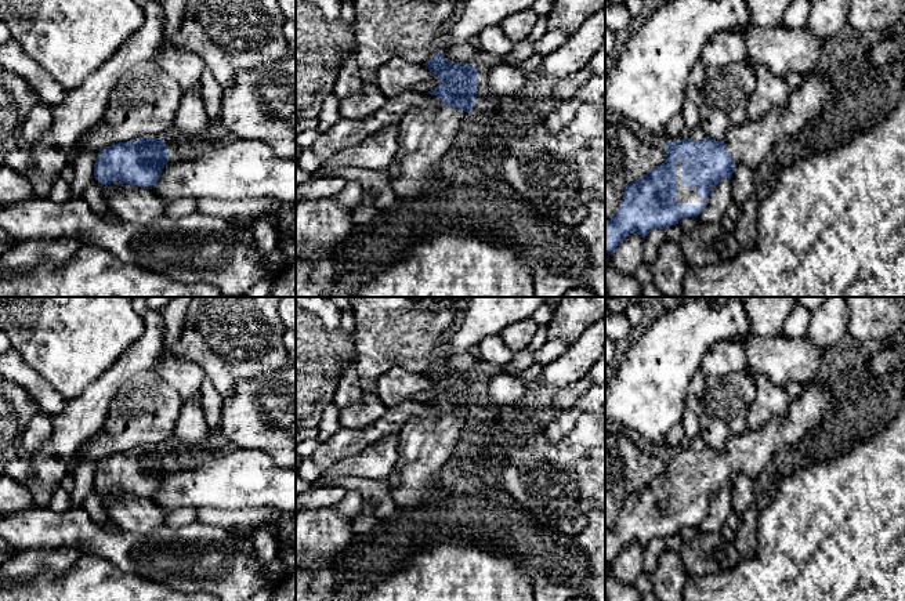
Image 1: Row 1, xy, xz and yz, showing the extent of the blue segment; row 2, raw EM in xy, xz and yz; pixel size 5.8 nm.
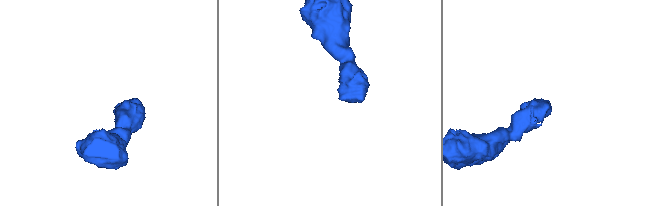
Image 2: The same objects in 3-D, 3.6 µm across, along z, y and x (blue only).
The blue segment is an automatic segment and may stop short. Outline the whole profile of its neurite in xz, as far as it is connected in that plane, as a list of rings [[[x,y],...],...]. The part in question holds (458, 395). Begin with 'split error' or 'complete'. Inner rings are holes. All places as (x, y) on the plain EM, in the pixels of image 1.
split error; [[[441,361],[426,372],[434,387],[439,387],[438,395],[428,401],[439,410],[439,416],[413,416],[399,432],[398,459],[387,482],[397,506],[413,506],[437,493],[438,477],[442,467],[453,453],[463,435],[463,430],[473,420],[477,402],[477,379],[461,372],[446,372]]]

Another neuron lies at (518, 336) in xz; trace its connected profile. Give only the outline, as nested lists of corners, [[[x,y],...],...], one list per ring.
[[[529,318],[506,327],[500,336],[511,351],[520,352],[526,350],[526,347],[532,343],[537,327],[539,325]]]

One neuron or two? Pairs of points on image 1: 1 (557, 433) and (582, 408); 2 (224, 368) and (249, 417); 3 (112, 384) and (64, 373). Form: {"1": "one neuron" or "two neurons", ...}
{"1": "one neuron", "2": "one neuron", "3": "two neurons"}

